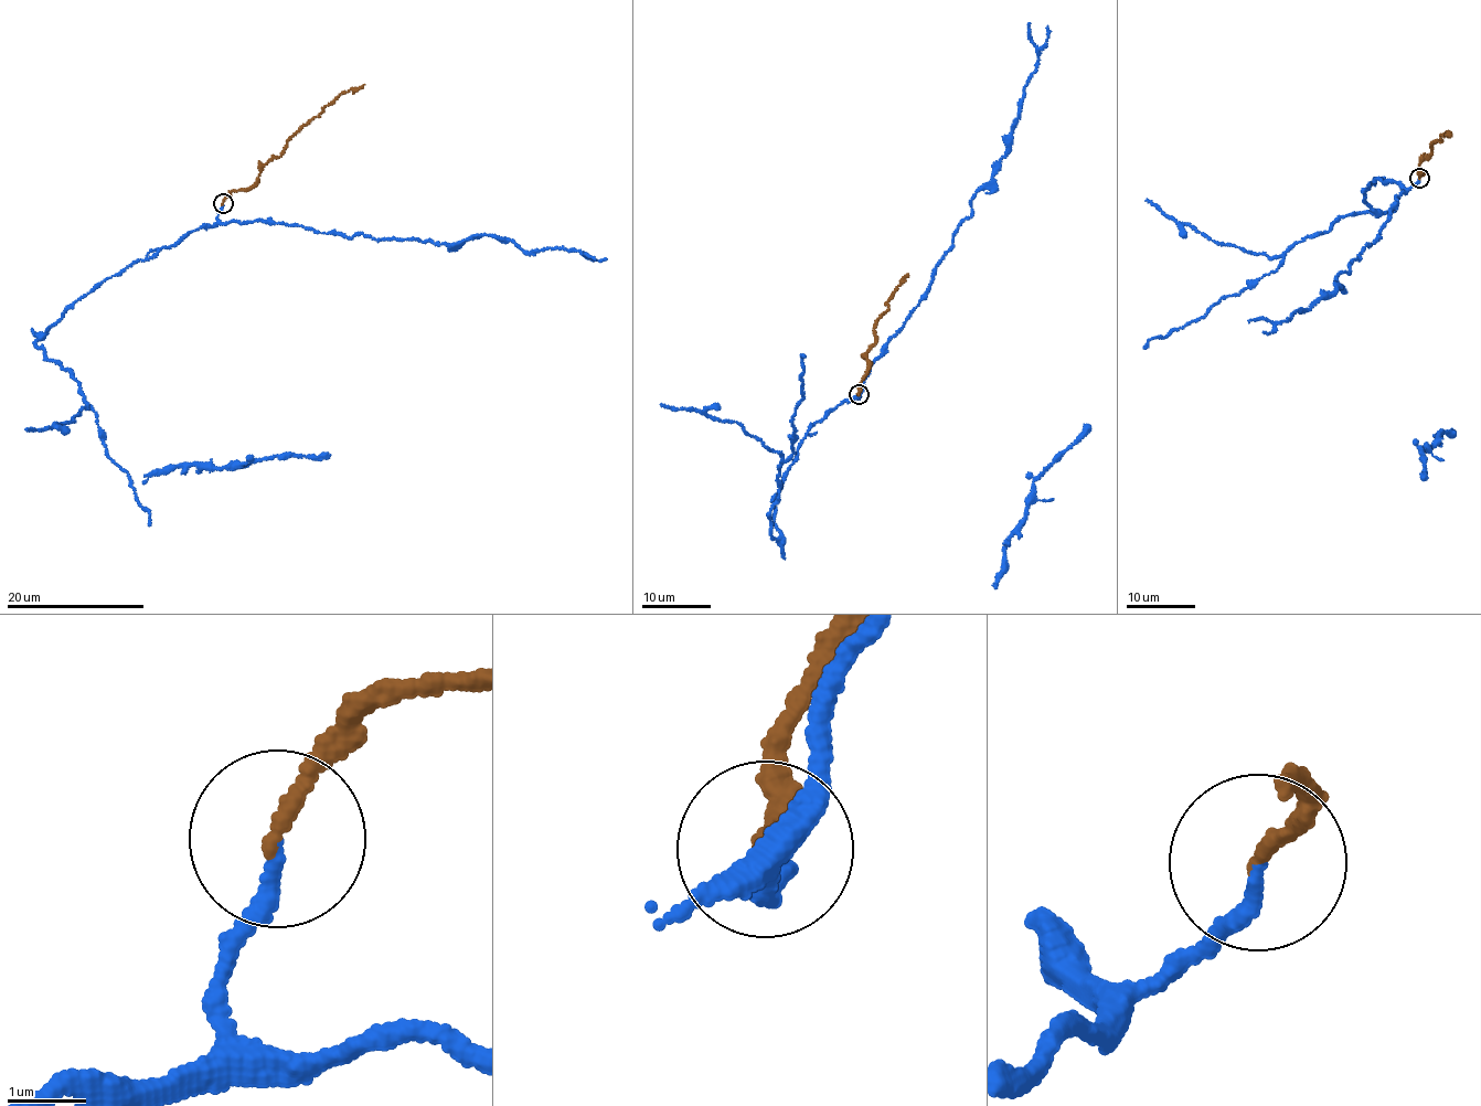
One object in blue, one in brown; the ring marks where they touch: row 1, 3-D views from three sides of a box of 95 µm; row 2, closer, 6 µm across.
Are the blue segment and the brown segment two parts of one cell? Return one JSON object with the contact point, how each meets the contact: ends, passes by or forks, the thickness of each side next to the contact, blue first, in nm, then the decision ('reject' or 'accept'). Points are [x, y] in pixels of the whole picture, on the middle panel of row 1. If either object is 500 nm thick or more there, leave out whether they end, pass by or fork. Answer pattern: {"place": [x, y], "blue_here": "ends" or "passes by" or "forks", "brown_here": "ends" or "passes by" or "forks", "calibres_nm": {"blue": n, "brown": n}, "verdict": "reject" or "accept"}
{"place": [859, 394], "blue_here": "ends", "brown_here": "ends", "calibres_nm": {"blue": 180, "brown": 180}, "verdict": "reject"}

